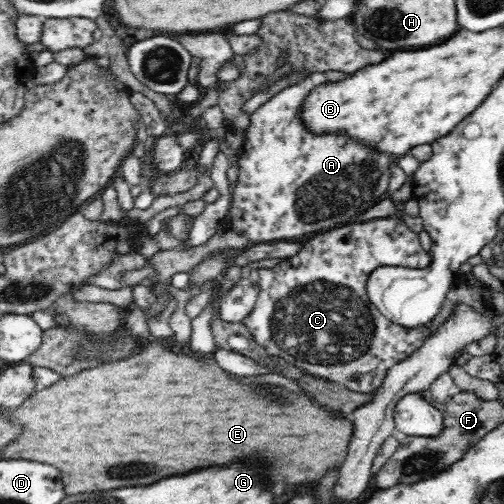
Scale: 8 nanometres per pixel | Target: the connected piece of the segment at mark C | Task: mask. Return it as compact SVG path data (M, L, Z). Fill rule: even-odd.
M391 198L395 212L382 218L367 221L351 221L337 226L304 243L293 256L281 258L273 268L252 268L250 276L256 280L257 302L254 310L243 320L248 327L252 340L262 345L271 355L283 358L286 362L301 368L303 371L330 380L354 392L372 393L384 382L390 368L416 352L424 339L434 333L451 313L453 306L466 303L480 313L493 314L487 306L491 299L489 285L479 283L475 289L468 289L460 282L462 275L454 278L452 290L448 292L442 310L438 316L421 328L404 328L388 320L370 301L366 290L368 276L376 268L400 266L406 269L423 269L430 262L429 252L422 248L418 233L410 231L398 214L404 214L406 201Z

